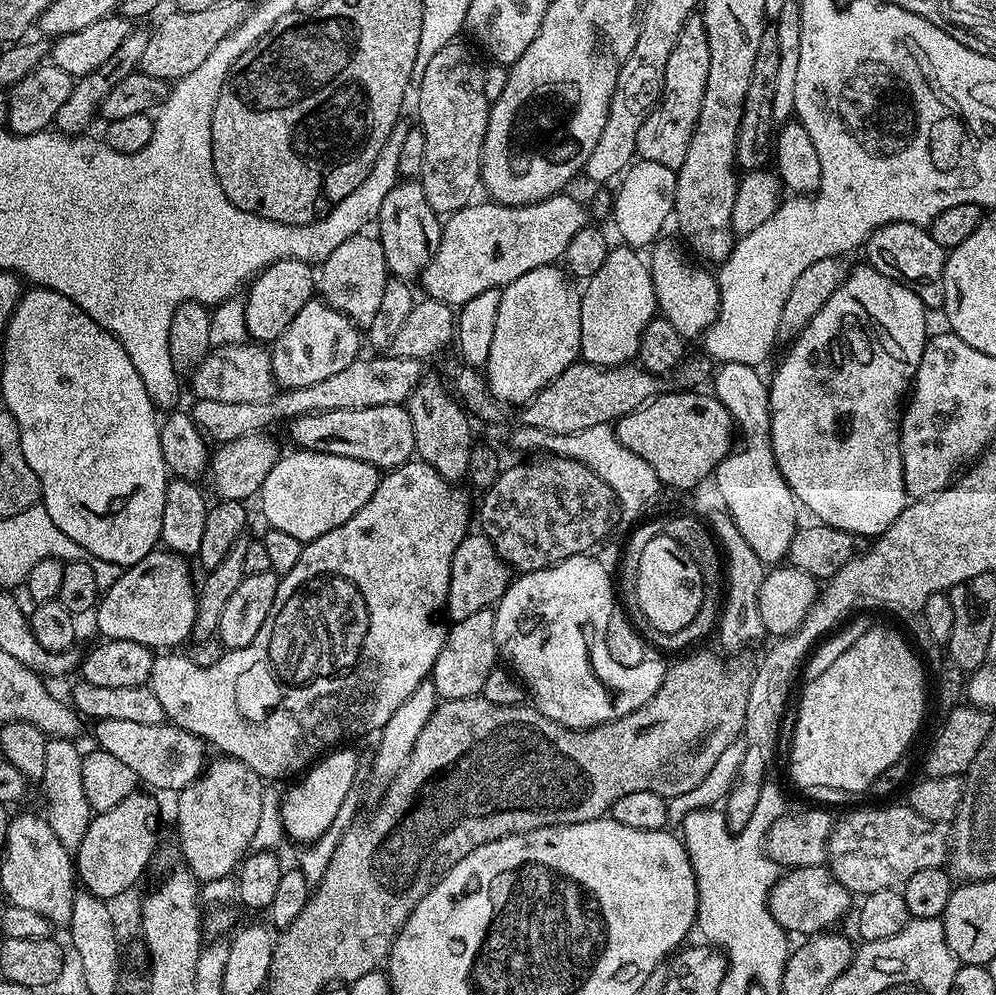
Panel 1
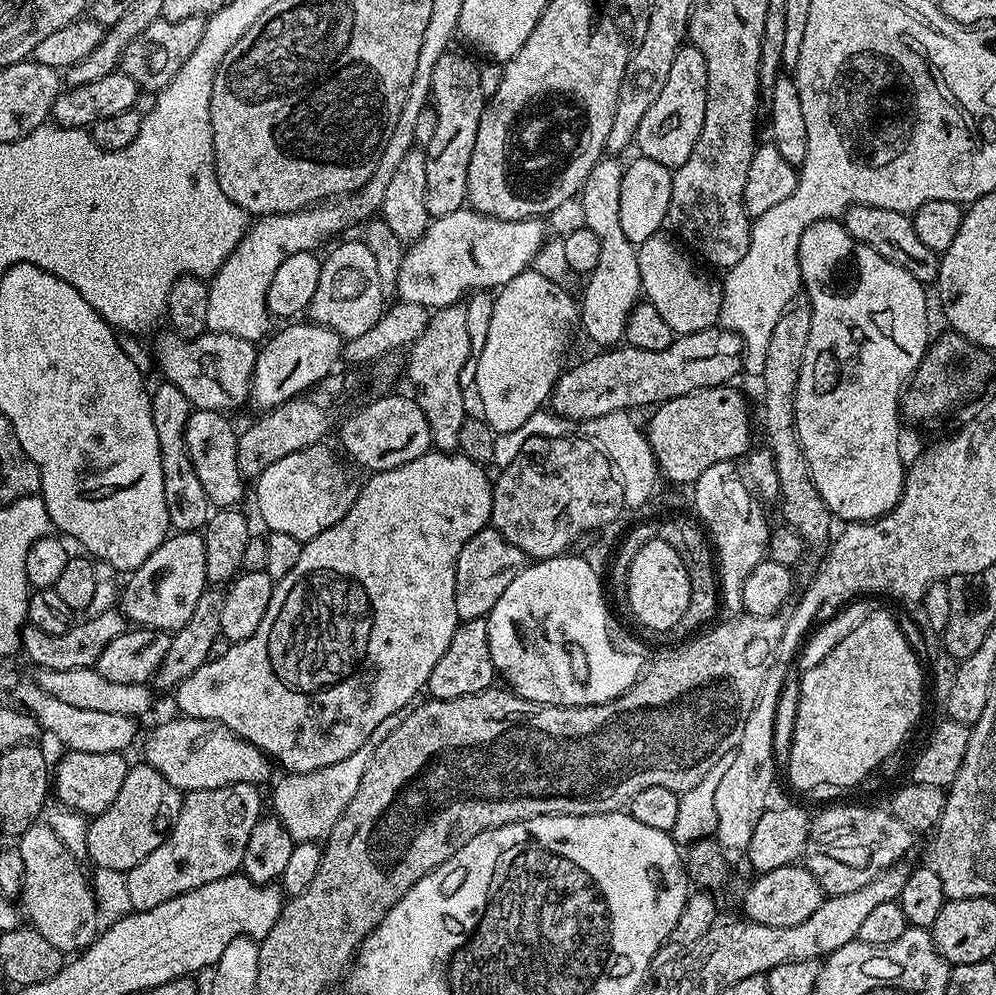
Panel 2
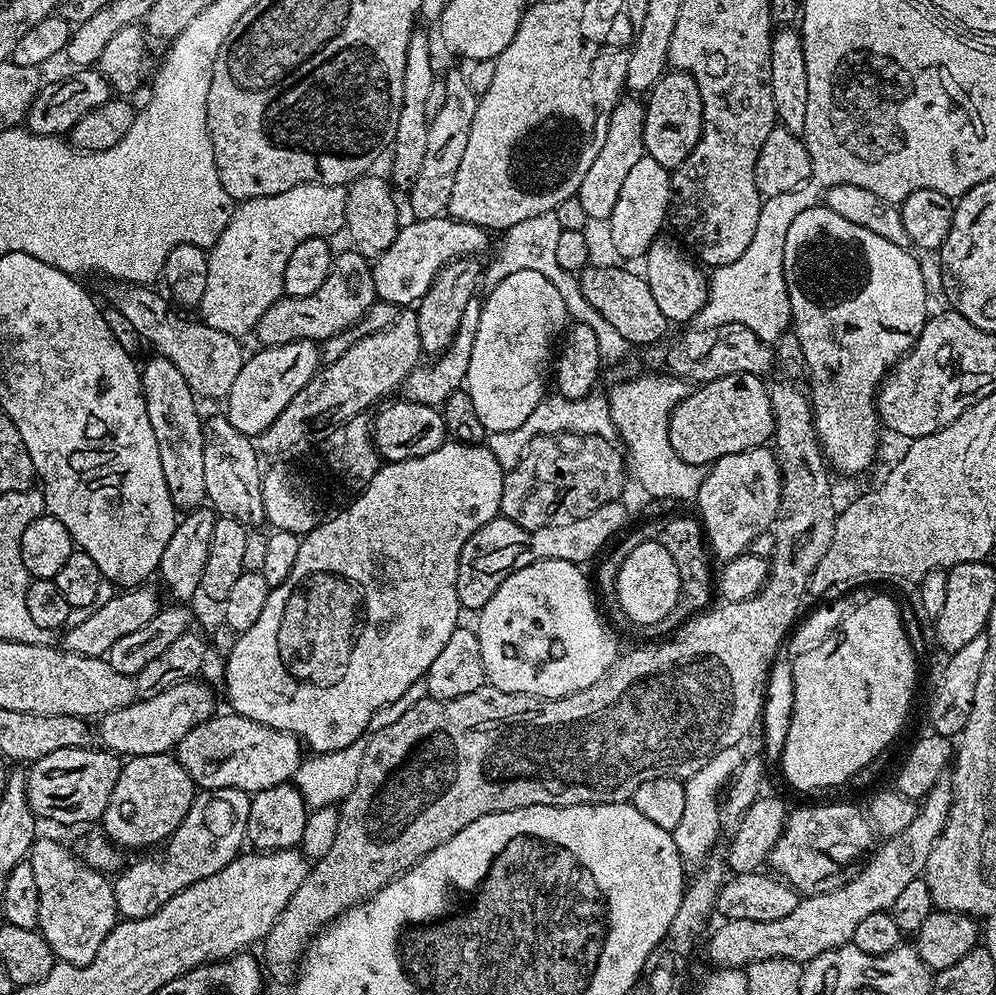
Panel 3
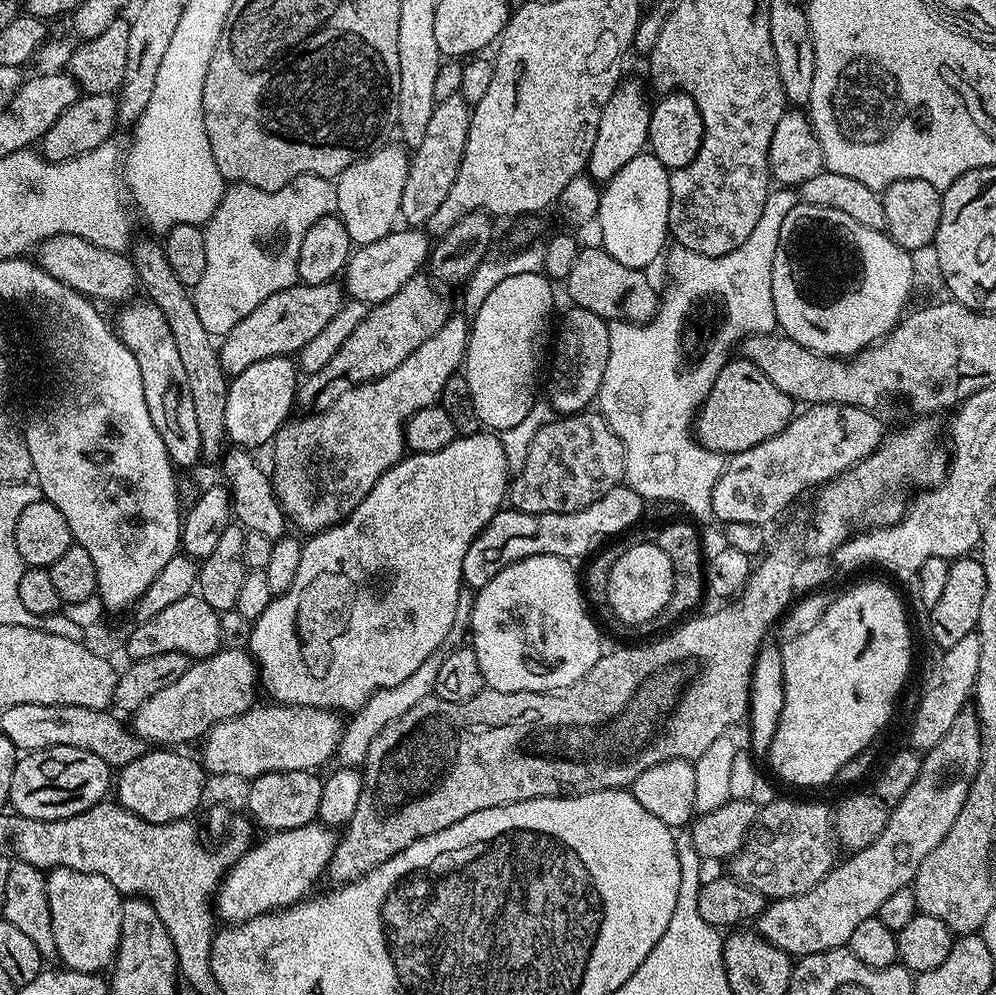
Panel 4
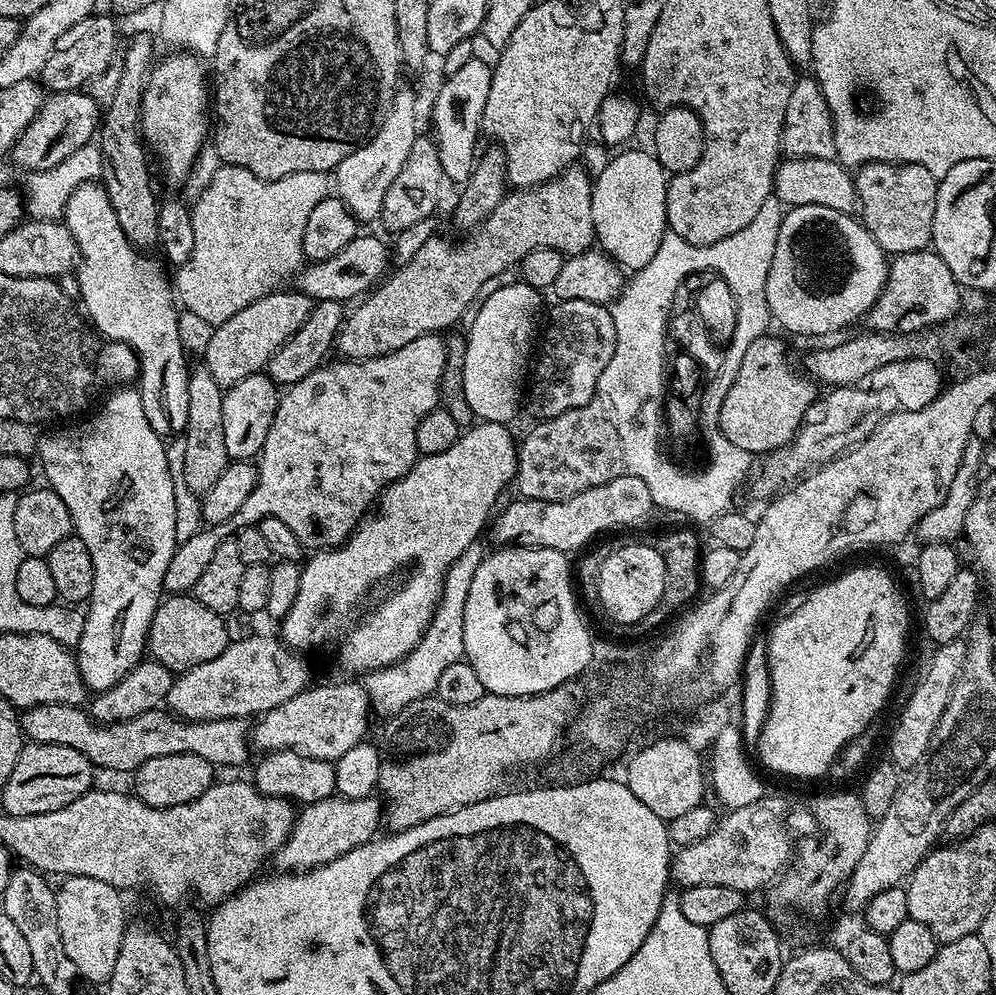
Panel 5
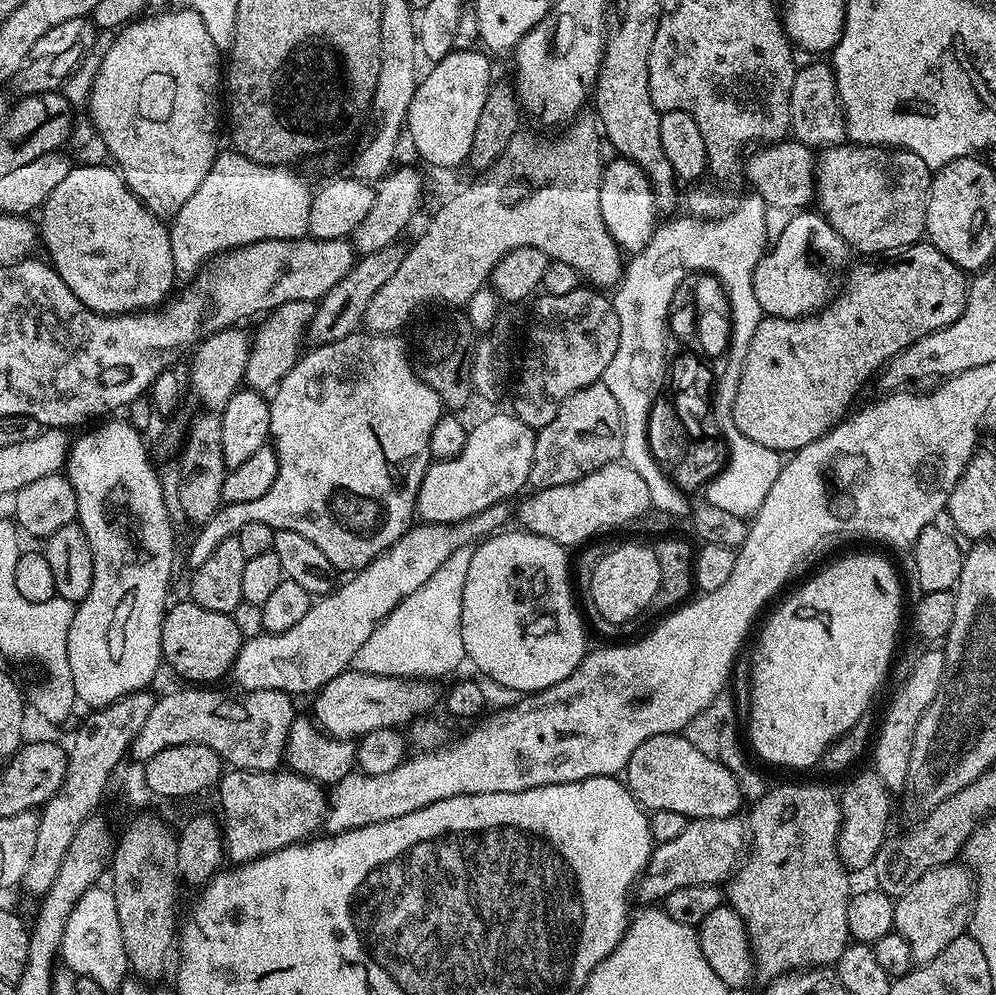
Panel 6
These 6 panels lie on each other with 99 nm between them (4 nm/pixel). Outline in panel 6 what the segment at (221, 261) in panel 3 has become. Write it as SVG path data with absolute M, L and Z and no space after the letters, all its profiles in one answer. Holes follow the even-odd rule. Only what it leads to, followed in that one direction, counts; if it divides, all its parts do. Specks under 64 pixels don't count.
M235 150L219 151L210 173L169 223L177 277L191 279L213 256L256 241L303 239L309 228L312 188L289 167L254 162Z

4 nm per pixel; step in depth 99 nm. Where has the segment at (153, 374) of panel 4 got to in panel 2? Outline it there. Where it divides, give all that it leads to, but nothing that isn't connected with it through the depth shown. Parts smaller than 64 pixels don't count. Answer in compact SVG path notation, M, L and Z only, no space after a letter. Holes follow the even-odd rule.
M160 382L151 397L154 430L160 443L162 494L166 494L168 523L176 532L200 532L208 522L210 505L198 474L194 474L194 462L190 462L190 454L184 441L186 422L194 410L192 403L188 401L186 394L182 394L182 390L167 382Z

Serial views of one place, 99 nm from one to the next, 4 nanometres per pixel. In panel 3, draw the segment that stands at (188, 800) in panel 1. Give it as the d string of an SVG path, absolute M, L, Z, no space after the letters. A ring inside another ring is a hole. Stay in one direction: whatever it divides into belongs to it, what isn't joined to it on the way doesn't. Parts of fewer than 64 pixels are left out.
M237 788L197 791L190 810L186 810L186 818L182 818L182 826L178 826L163 845L164 853L134 861L112 880L117 913L126 920L150 918L150 914L166 906L174 894L202 878L210 878L210 874L218 874L218 870L241 855L246 844L251 801L249 793Z

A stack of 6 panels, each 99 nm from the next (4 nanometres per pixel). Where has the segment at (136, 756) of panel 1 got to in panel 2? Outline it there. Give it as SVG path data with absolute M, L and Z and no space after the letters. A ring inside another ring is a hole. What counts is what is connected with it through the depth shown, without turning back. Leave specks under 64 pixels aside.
M181 715L180 720L168 720L165 724L160 724L144 740L143 763L149 764L151 768L156 768L175 788L181 793L197 792L198 790L214 790L222 786L231 784L255 784L263 785L263 780L271 781L273 761L264 753L261 748L246 742L234 730L222 726L213 720L203 720L193 716Z

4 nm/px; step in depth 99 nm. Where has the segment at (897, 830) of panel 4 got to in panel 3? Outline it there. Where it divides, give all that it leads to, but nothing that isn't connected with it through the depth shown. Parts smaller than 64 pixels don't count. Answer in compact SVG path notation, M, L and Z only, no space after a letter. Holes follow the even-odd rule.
M942 778L919 801L914 822L910 822L910 826L906 826L906 830L902 830L897 836L887 837L883 841L884 845L881 848L879 845L867 857L863 867L842 887L826 894L805 896L794 910L772 922L745 919L723 921L708 942L708 954L713 965L745 968L754 961L772 957L786 957L805 964L819 953L849 943L855 927L863 918L890 910L898 893L910 882L923 877L926 858L930 858L930 850L934 850L934 842L946 826L951 805L952 785Z

